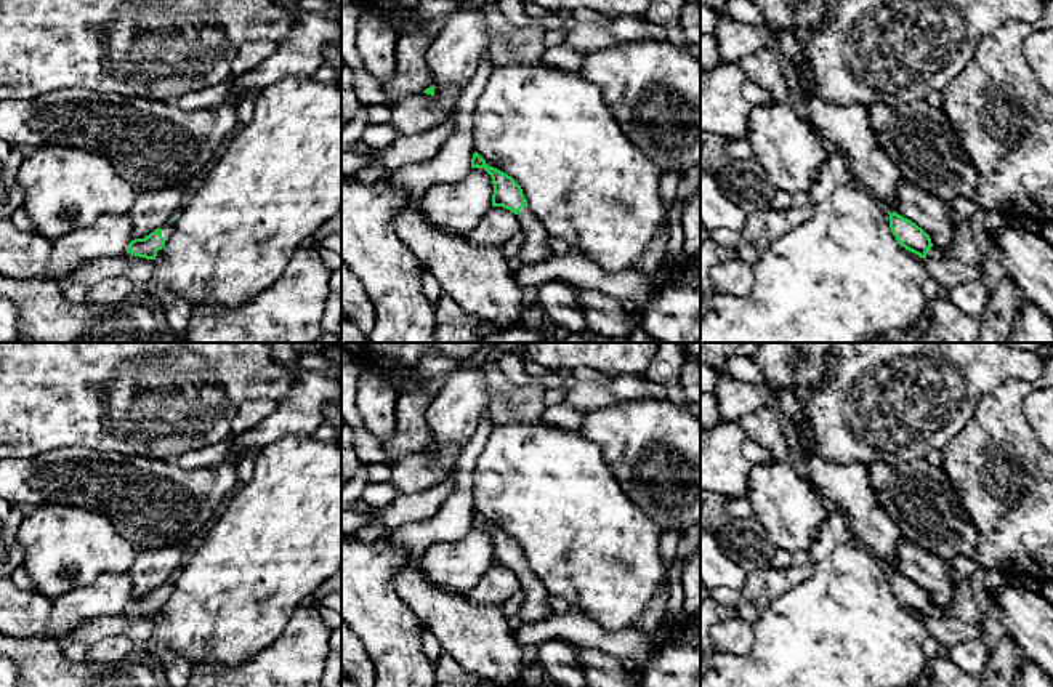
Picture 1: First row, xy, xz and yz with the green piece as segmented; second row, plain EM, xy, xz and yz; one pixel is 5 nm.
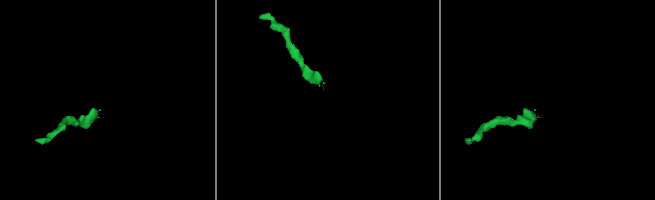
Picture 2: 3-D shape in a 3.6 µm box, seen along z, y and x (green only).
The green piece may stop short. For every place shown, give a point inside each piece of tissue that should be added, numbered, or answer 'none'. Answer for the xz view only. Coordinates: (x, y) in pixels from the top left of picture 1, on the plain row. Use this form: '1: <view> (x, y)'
1: xz (536, 607)

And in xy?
1: xy (167, 588)

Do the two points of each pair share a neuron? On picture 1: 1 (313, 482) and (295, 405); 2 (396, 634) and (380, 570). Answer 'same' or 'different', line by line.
1: different
2: same

